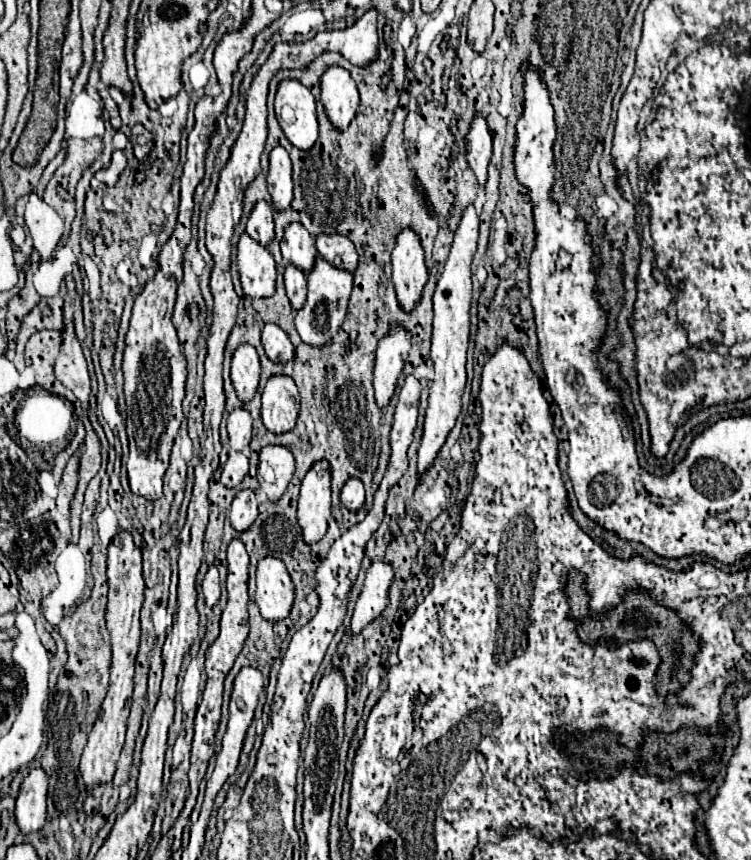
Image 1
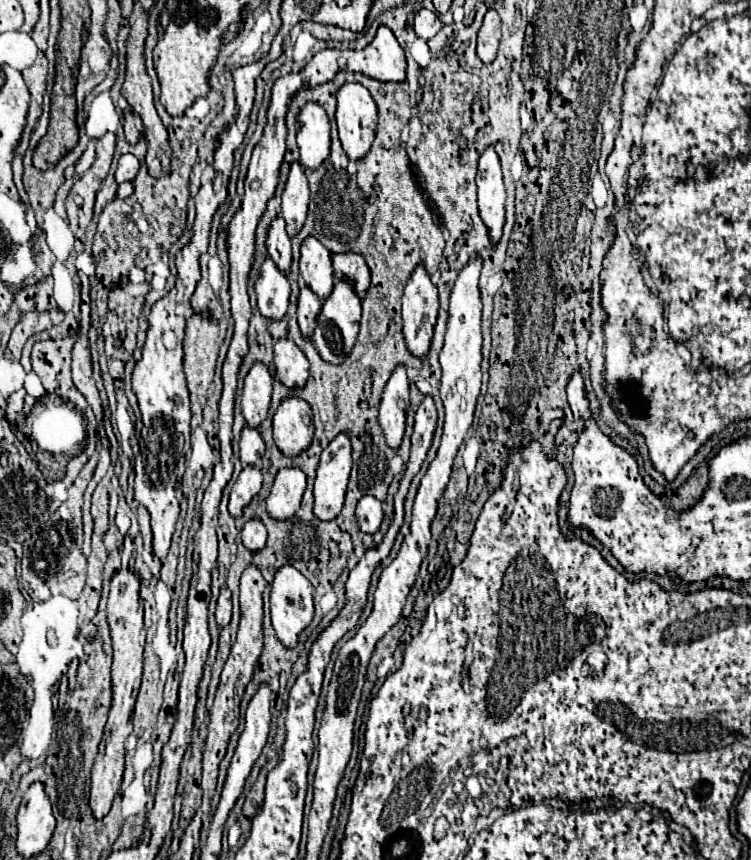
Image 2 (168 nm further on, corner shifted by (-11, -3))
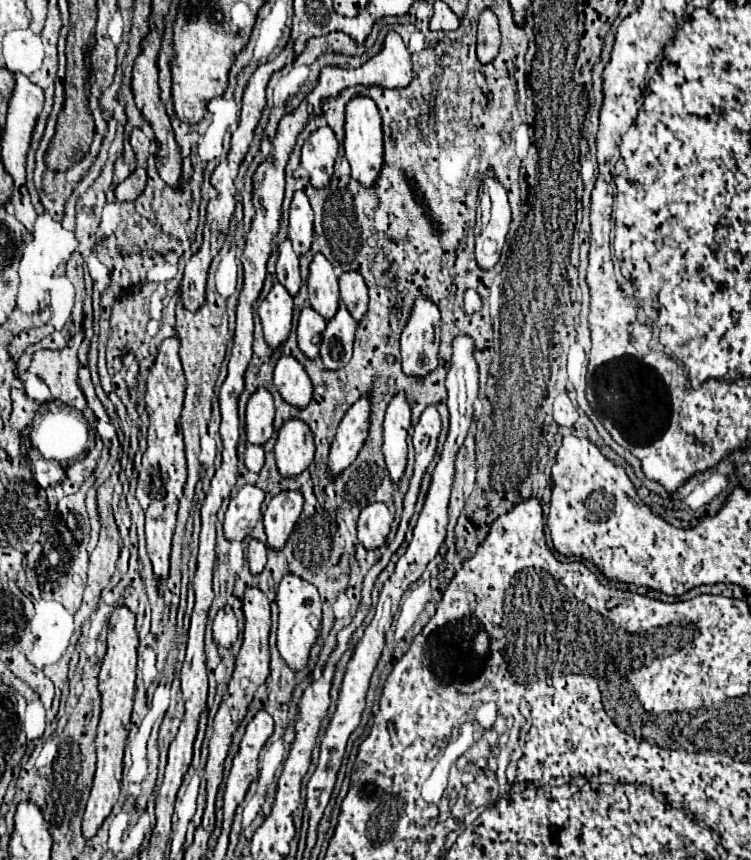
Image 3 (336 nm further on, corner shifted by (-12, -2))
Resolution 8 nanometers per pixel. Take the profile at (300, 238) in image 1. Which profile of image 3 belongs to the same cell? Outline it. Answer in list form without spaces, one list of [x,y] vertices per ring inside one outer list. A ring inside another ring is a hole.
[[[316,253],[310,263],[310,275],[308,275],[308,293],[312,307],[324,317],[330,319],[338,311],[338,277],[334,275],[334,269],[322,253]]]

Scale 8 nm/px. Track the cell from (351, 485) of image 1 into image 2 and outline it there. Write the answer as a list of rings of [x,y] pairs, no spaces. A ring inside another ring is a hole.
[[[373,496],[361,498],[361,502],[357,504],[357,524],[359,524],[361,532],[375,534],[379,530],[381,522],[383,522],[381,502]]]

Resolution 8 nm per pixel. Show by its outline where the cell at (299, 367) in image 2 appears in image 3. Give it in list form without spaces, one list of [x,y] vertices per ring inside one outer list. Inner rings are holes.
[[[282,355],[274,367],[274,385],[282,399],[296,407],[306,407],[312,395],[312,381],[292,355]]]

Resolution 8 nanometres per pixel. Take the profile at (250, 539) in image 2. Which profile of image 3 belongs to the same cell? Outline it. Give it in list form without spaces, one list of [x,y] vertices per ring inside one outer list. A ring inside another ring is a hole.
[[[250,539],[250,543],[248,543],[248,563],[250,563],[250,571],[254,575],[260,573],[266,565],[266,545],[260,543],[258,539]]]

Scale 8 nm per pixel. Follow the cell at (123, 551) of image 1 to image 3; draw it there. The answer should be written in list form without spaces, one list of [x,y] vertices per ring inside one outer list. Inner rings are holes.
[[[118,605],[112,611],[110,625],[108,625],[108,651],[102,663],[102,671],[98,675],[98,689],[102,695],[102,715],[98,725],[96,737],[96,775],[92,783],[92,793],[86,803],[84,821],[82,821],[82,835],[94,837],[102,821],[110,815],[114,803],[120,795],[120,777],[122,777],[122,751],[130,731],[130,713],[134,703],[134,681],[136,681],[136,649],[138,649],[138,631],[136,631],[136,617],[126,609],[126,605]]]

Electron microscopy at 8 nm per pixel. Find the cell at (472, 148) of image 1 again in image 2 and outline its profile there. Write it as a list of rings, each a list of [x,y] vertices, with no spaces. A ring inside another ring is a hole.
[[[491,146],[483,152],[479,160],[477,204],[479,204],[479,216],[489,230],[489,242],[491,246],[495,246],[501,240],[505,224],[505,186],[503,186],[499,158]]]

